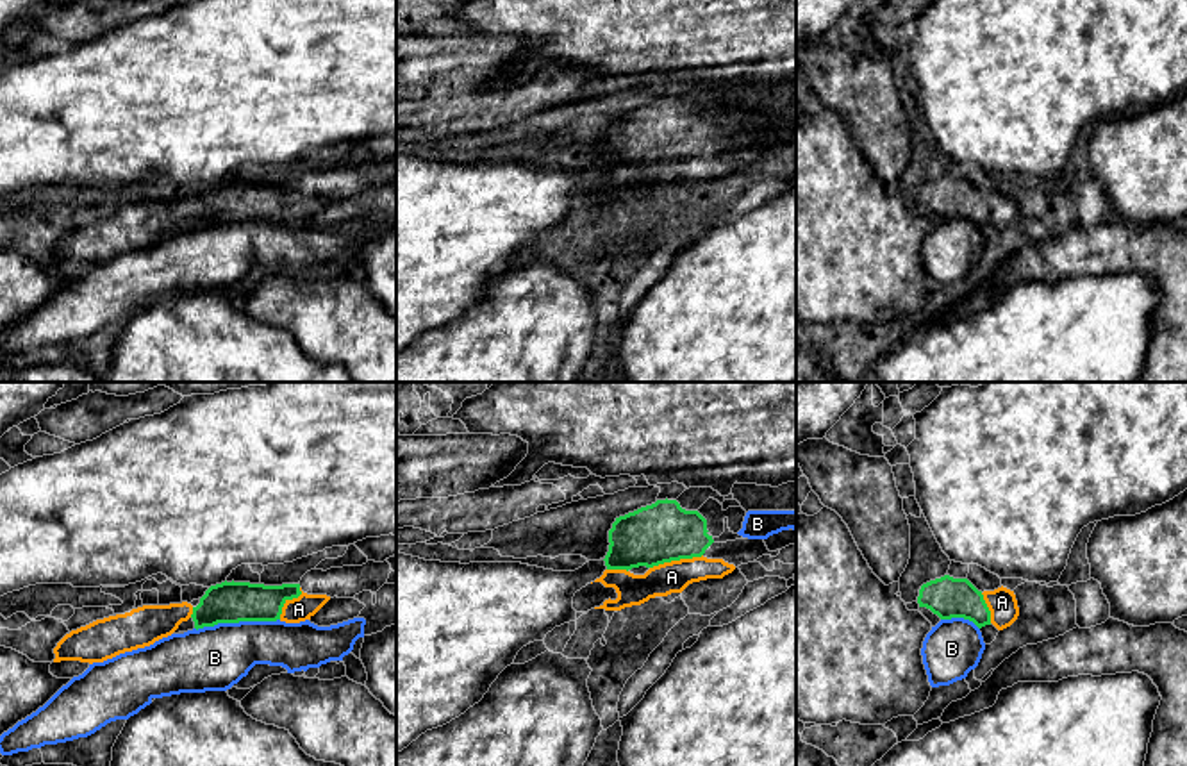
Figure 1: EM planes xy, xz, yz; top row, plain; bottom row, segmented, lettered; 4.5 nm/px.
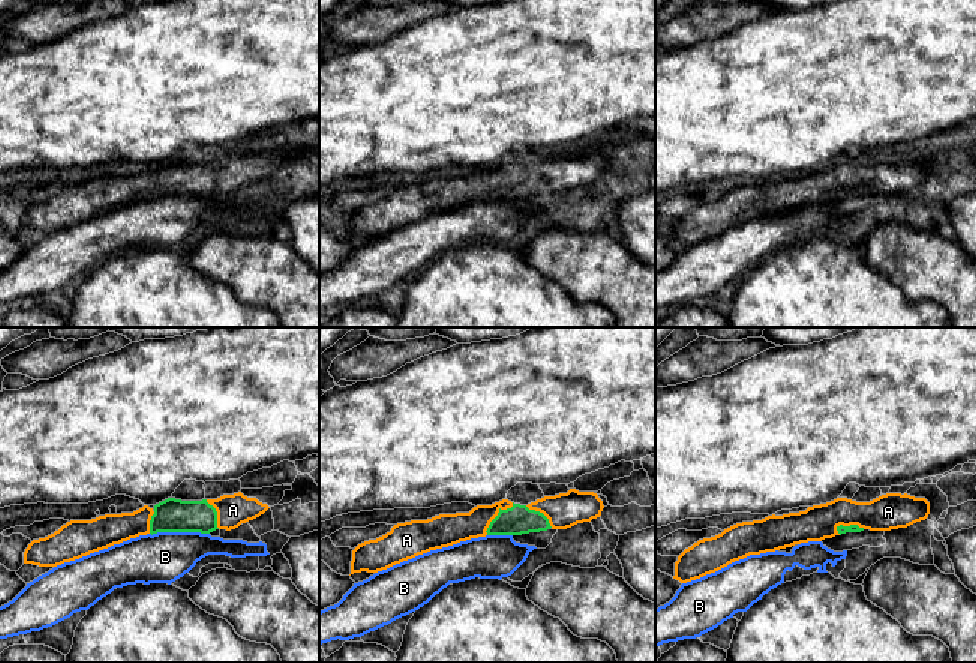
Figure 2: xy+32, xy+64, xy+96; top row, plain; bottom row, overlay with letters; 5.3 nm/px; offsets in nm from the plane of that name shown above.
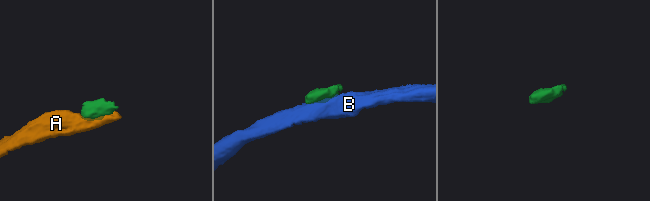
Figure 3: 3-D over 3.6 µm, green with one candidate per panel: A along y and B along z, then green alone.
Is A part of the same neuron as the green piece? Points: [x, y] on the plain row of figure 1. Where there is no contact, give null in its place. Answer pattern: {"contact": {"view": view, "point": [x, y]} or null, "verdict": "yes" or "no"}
{"contact": {"view": "xz", "point": [675, 159]}, "verdict": "yes"}

